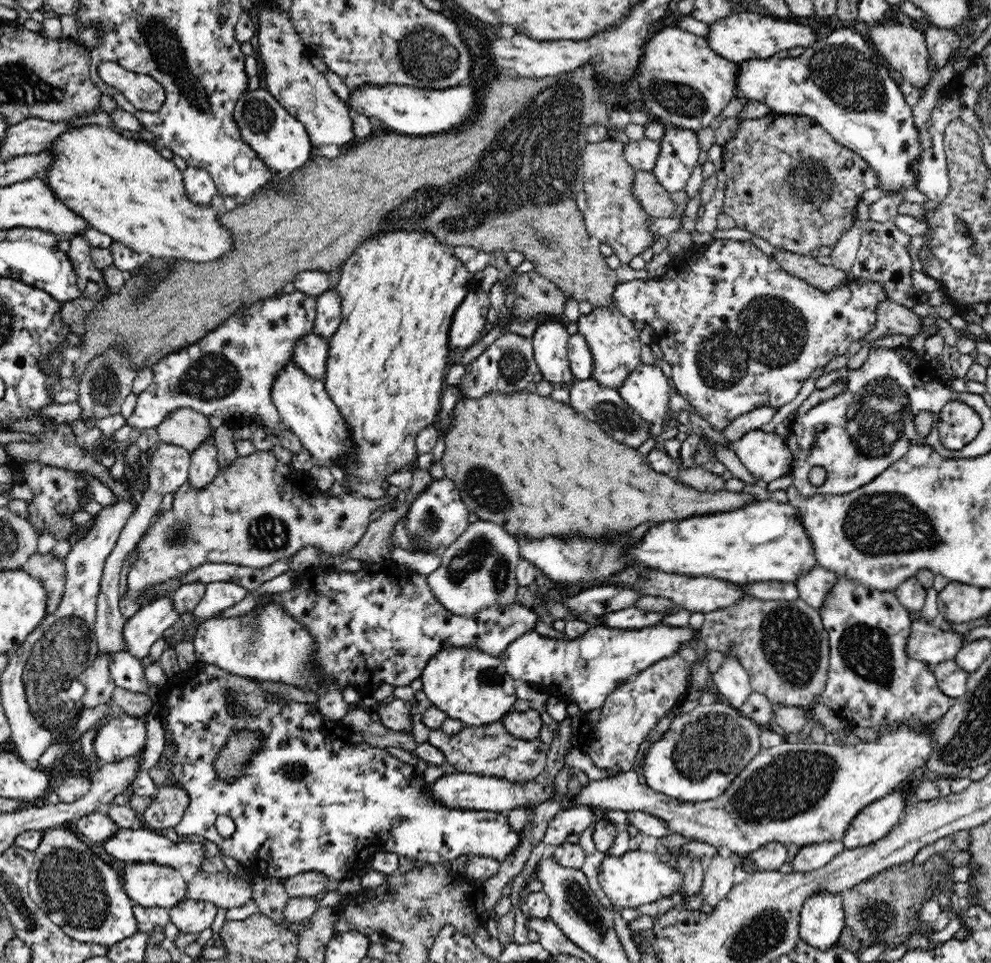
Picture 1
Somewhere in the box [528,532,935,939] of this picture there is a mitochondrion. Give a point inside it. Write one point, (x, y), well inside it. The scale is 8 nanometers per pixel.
(794, 782)

